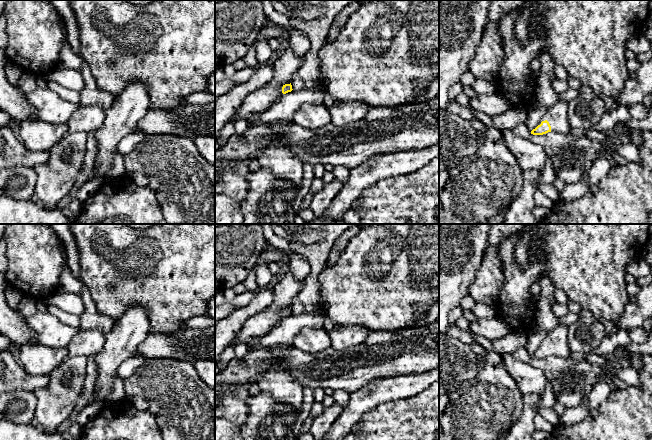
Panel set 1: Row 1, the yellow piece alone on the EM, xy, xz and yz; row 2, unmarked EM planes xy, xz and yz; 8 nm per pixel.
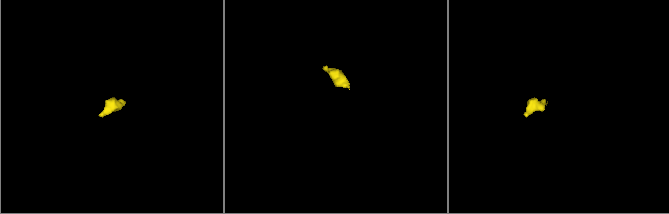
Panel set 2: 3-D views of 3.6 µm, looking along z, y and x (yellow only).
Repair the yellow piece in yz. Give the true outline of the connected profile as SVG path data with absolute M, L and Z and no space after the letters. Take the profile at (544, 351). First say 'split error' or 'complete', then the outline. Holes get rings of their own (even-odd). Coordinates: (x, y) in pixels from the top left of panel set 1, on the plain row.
split error | M558 325L549 331L538 350L531 355L533 359L543 359L548 356L569 358L571 351L567 341L568 327Z

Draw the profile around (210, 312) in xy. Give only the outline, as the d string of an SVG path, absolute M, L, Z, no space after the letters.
M215 295L207 302L207 311L204 316L211 317L215 320Z

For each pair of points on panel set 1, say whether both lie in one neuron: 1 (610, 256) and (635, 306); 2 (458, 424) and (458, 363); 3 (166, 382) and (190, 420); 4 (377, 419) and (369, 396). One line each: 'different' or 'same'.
1: different
2: different
3: same
4: different

